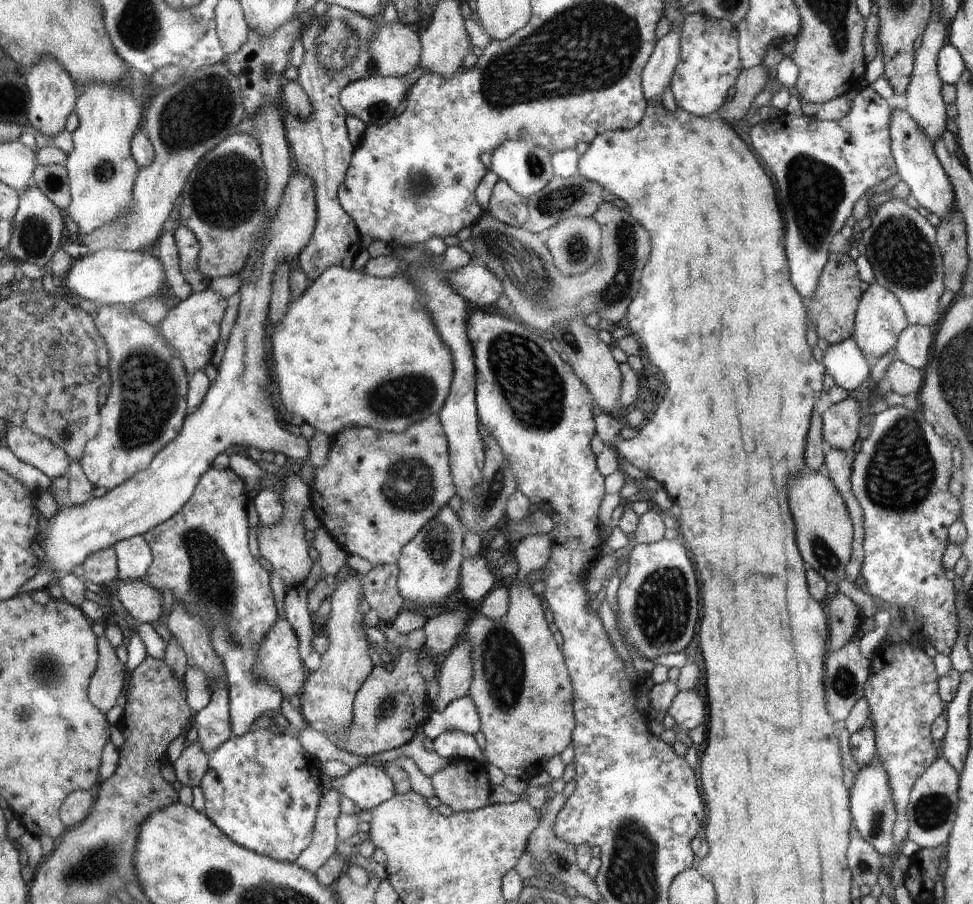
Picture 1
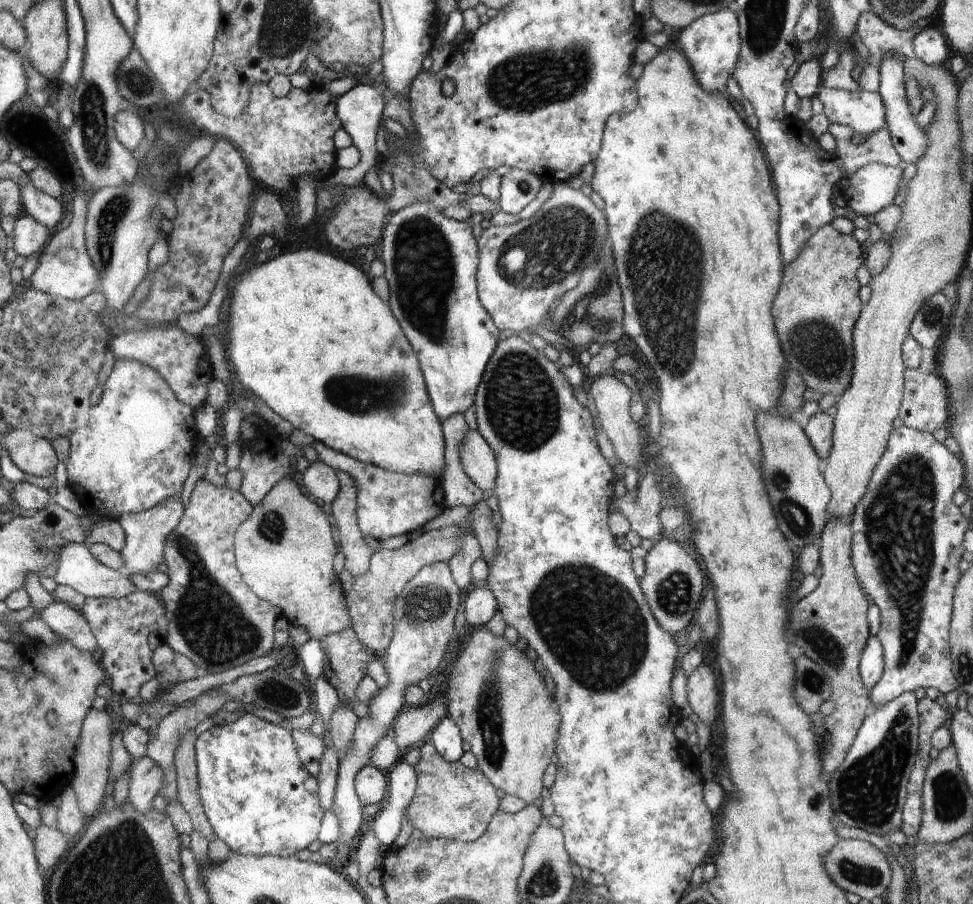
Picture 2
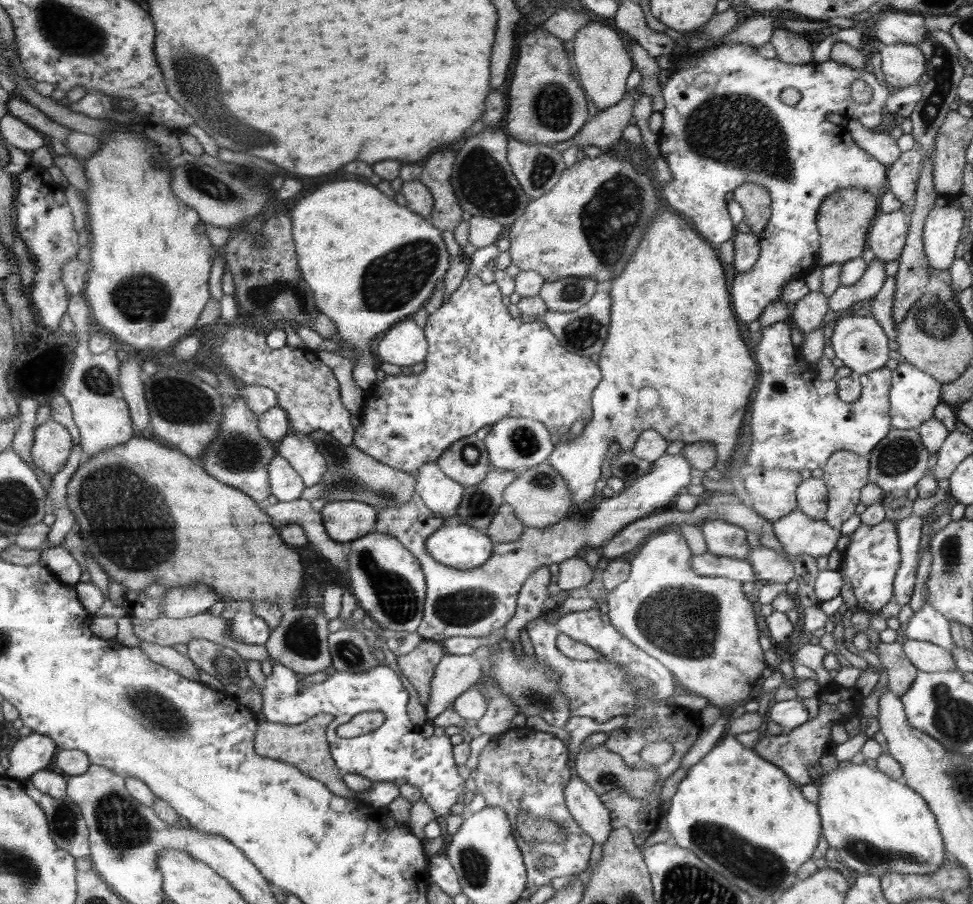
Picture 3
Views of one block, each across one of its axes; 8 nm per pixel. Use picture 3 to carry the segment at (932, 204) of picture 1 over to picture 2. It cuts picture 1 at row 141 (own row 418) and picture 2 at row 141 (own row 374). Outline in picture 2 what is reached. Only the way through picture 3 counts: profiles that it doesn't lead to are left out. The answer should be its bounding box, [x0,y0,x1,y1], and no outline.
[879,47,929,164]

